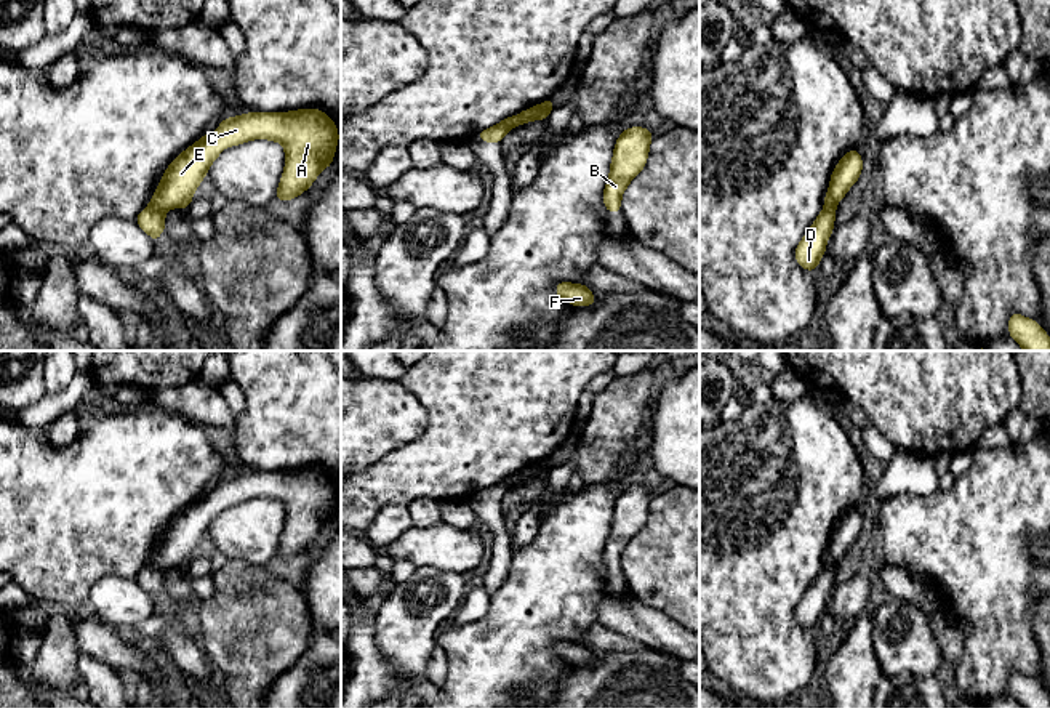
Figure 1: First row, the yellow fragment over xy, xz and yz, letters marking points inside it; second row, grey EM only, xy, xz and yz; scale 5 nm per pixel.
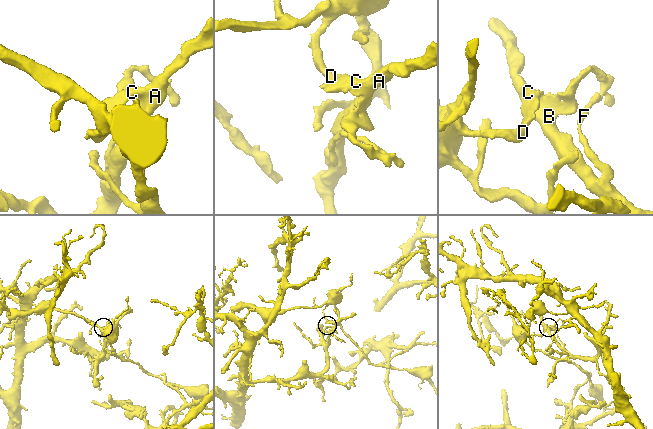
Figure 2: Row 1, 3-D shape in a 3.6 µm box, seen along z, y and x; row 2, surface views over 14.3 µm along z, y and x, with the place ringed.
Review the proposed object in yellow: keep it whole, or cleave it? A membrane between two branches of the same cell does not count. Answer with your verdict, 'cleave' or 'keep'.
cleave

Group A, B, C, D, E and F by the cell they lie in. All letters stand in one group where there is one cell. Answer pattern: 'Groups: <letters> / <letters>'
Groups: A B C E F / D

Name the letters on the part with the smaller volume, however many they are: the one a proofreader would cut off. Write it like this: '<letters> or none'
D

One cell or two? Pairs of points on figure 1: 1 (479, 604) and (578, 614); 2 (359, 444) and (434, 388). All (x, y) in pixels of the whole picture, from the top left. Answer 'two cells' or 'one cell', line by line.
1: two cells
2: two cells

